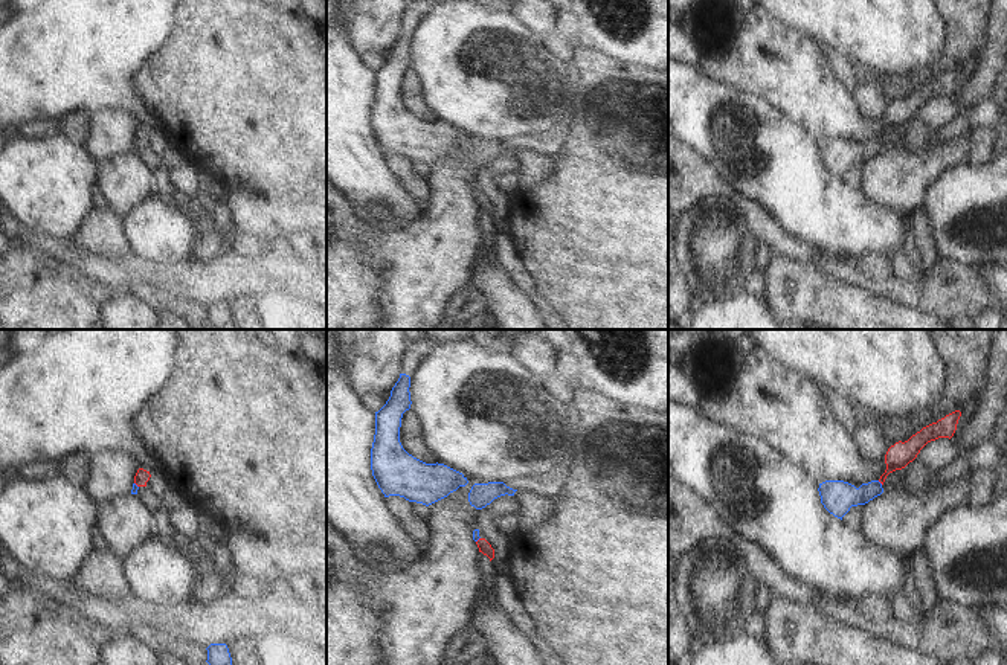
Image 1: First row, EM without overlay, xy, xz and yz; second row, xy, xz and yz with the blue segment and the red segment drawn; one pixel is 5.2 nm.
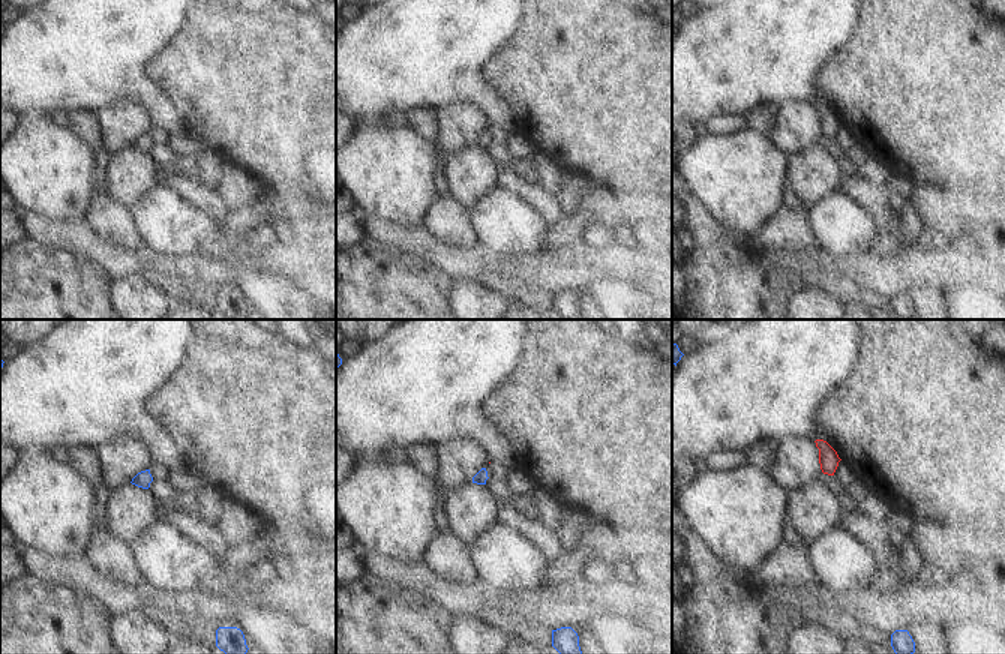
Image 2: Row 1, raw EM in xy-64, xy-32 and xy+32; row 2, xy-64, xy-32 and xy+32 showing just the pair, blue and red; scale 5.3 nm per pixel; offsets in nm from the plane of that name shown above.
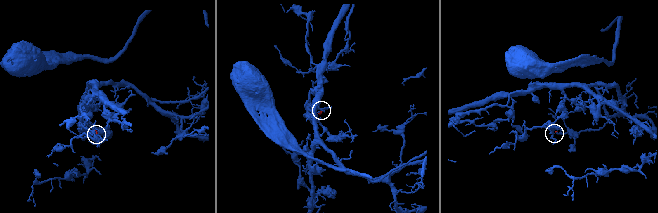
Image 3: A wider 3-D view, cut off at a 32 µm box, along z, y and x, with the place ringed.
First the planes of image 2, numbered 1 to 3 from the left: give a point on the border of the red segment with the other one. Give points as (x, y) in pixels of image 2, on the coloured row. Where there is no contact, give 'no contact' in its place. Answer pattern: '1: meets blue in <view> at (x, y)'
1: no contact
2: no contact
3: no contact

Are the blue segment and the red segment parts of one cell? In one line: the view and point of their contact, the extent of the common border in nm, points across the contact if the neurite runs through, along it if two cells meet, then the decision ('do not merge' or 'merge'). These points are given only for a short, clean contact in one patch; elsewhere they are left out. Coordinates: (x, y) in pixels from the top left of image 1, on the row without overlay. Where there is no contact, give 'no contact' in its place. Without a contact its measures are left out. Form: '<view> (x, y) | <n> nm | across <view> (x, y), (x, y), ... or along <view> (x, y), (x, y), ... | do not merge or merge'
yz (879, 141) | 40 nm | across yz (836, 154), (861, 154), (879, 141), (899, 113) | merge

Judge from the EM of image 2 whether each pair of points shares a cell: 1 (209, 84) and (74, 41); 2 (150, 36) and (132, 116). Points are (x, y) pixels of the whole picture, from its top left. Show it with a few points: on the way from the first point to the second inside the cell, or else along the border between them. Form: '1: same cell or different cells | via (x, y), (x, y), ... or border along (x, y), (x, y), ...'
1: different cells | border along (168, 38), (146, 66), (146, 75), (164, 95)
2: different cells | border along (101, 105), (110, 101), (135, 101), (155, 128)

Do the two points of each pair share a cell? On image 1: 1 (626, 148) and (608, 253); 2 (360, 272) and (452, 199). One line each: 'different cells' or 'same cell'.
1: same cell
2: different cells

